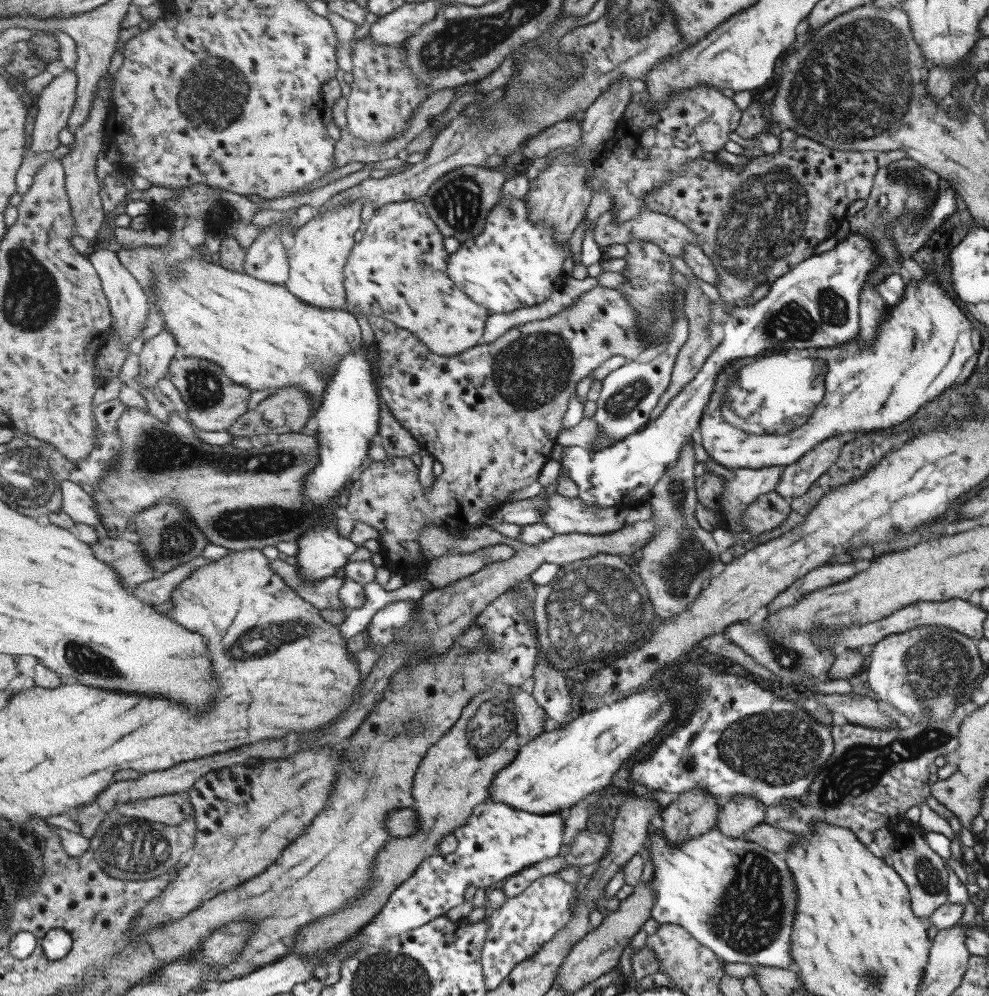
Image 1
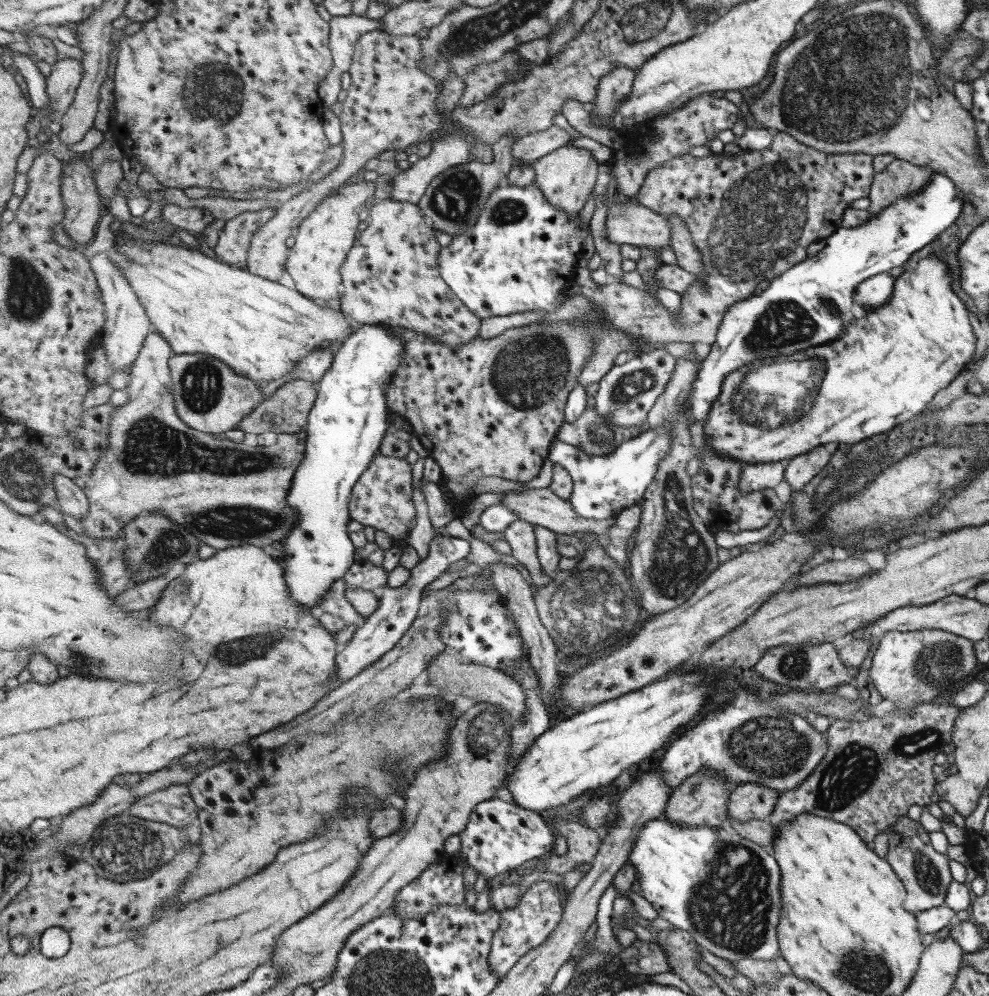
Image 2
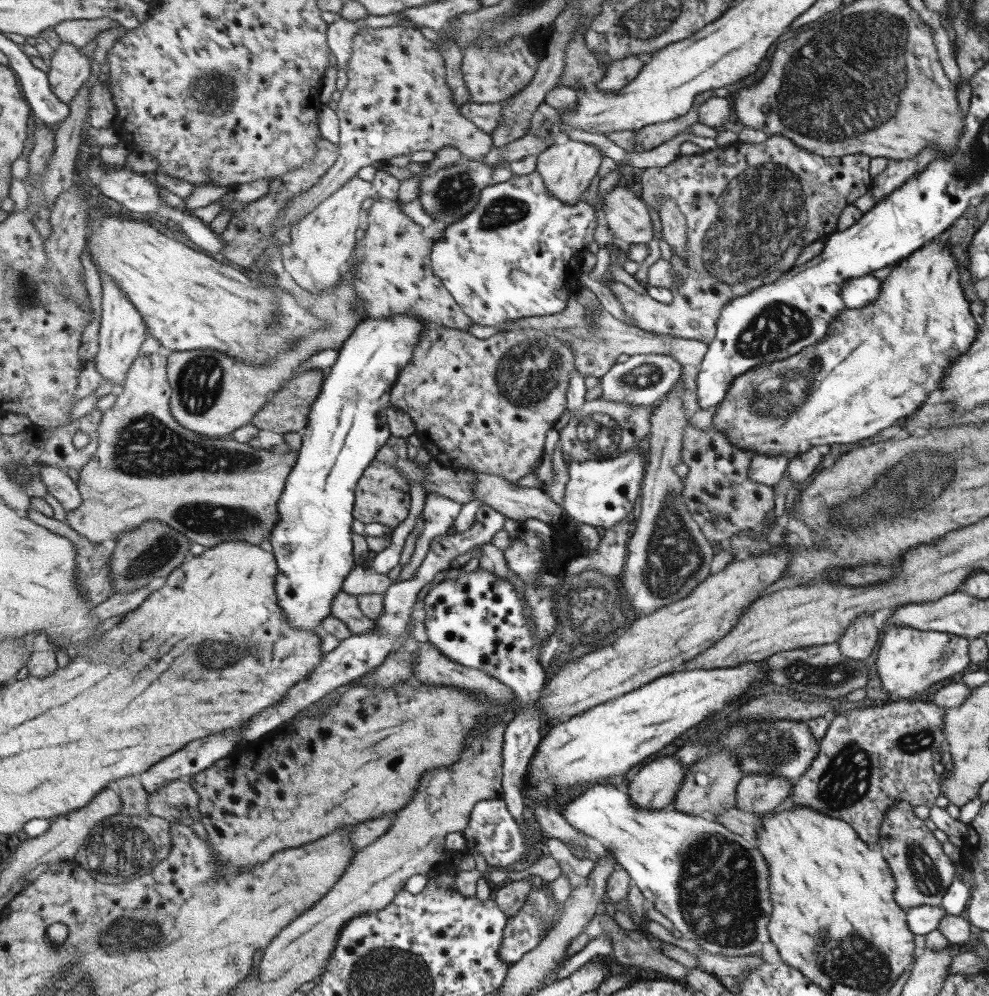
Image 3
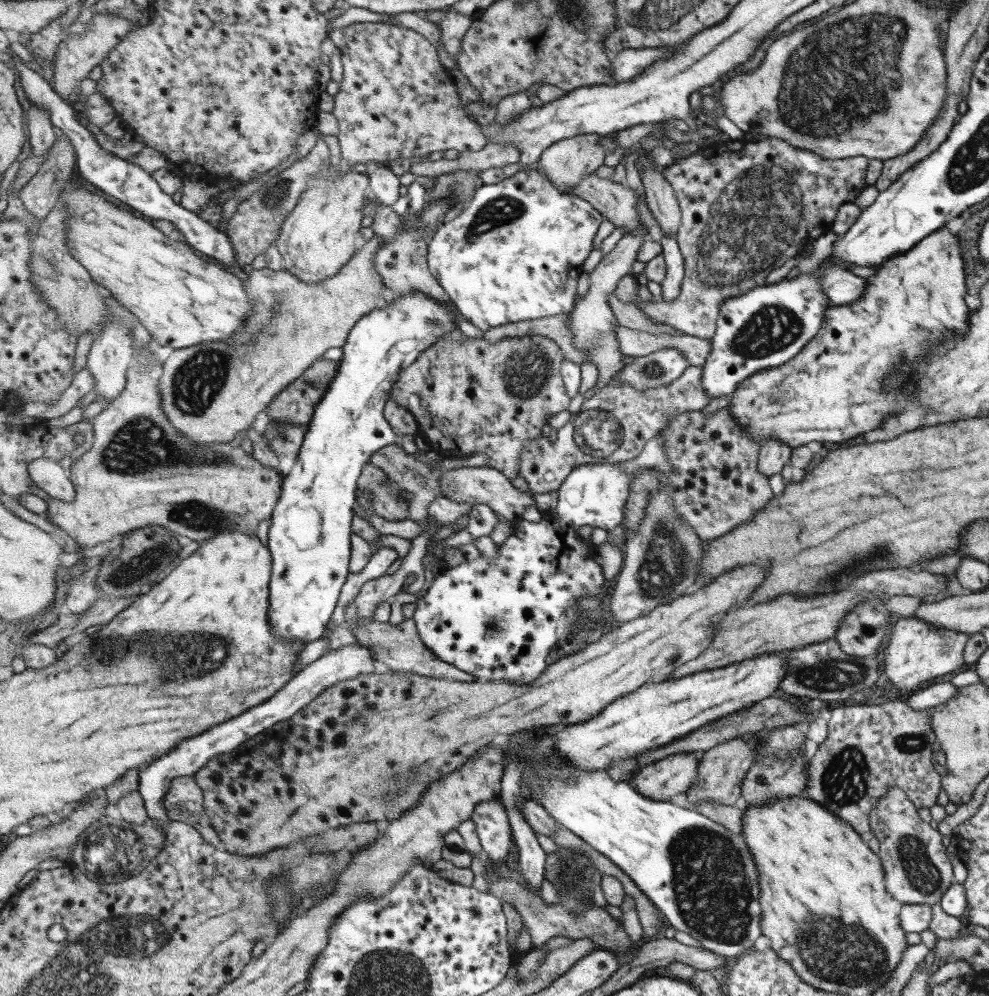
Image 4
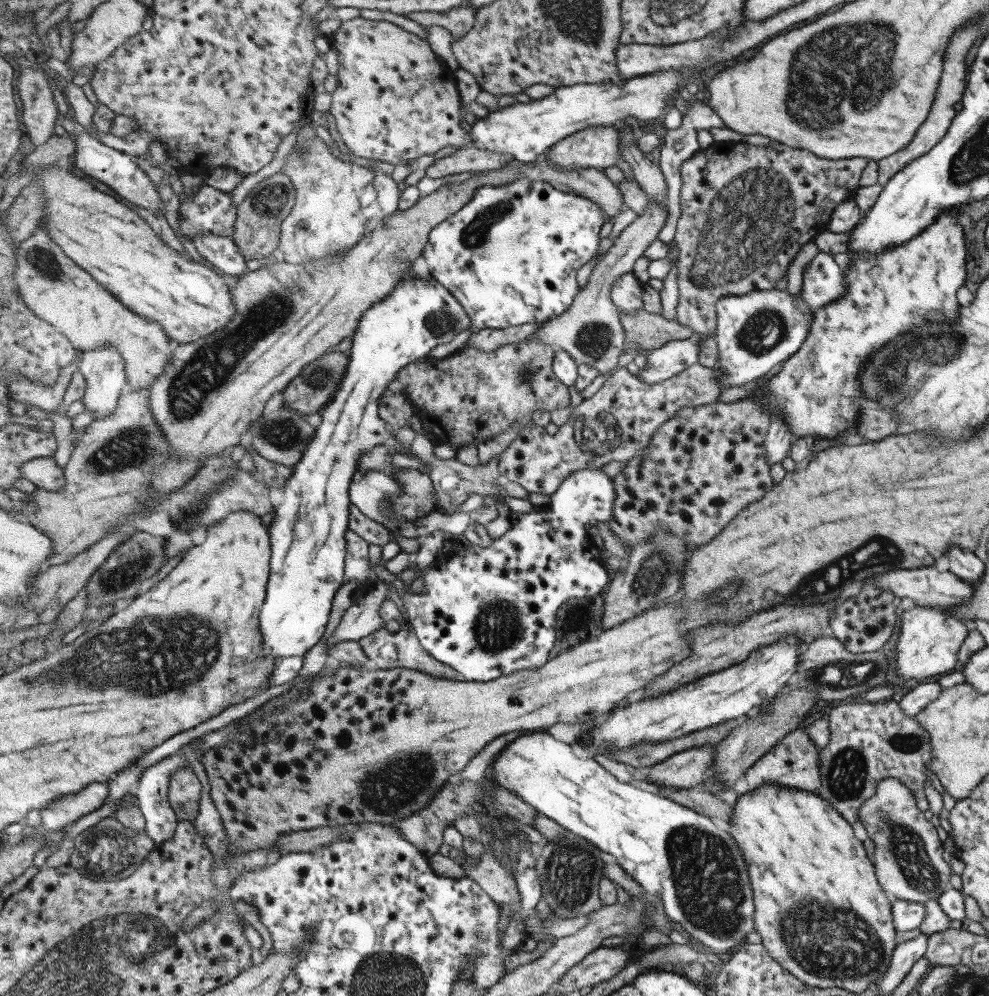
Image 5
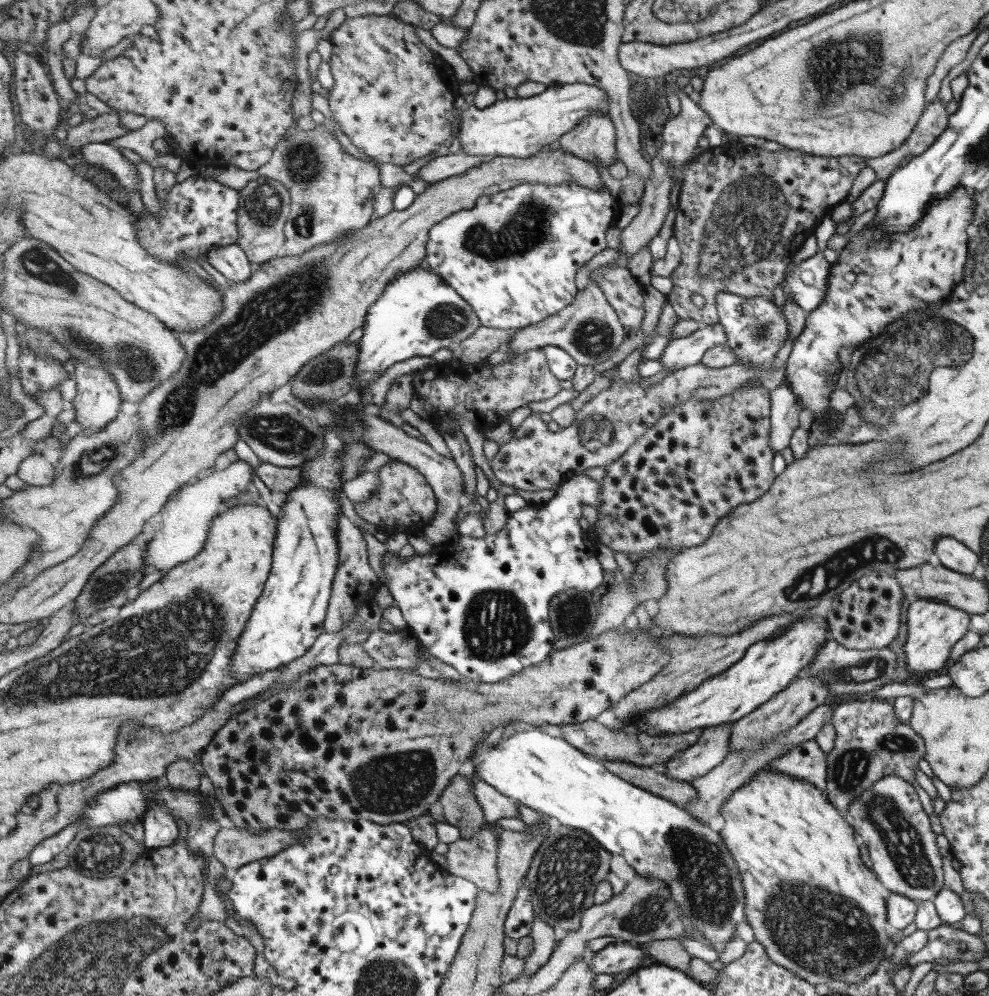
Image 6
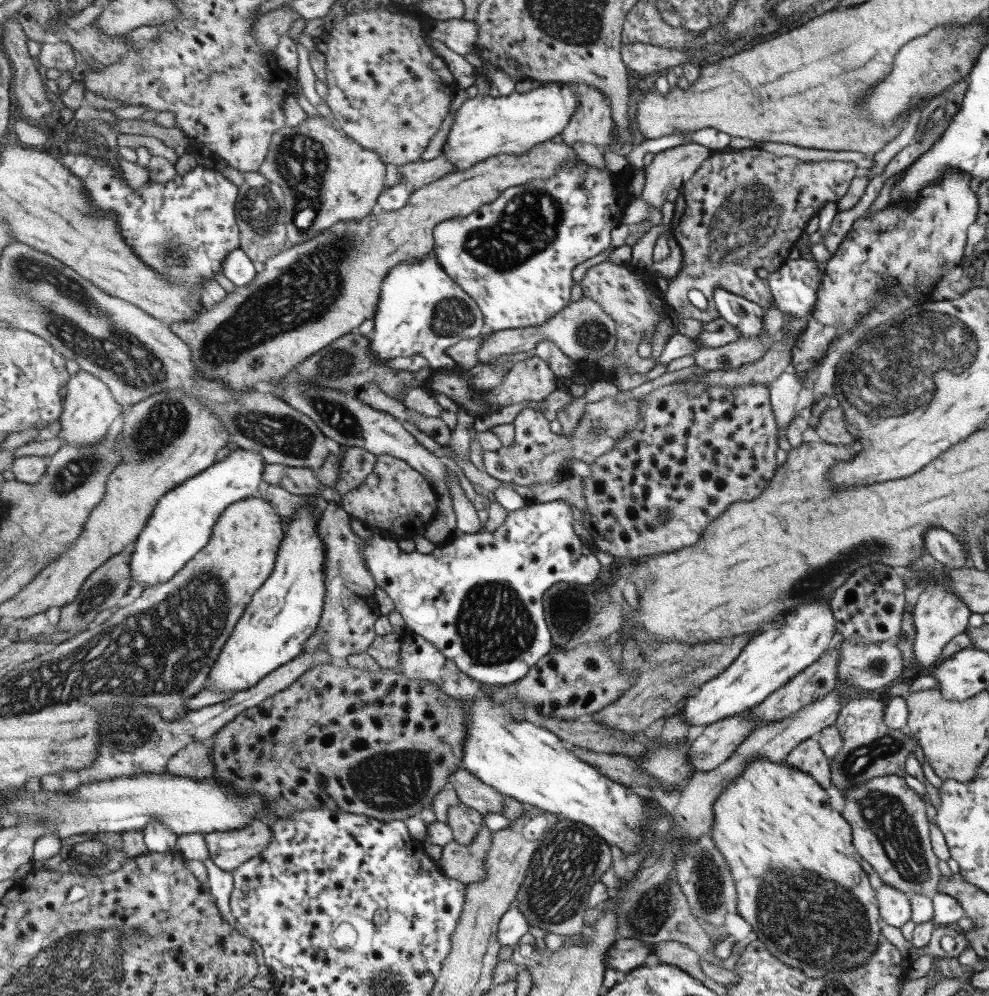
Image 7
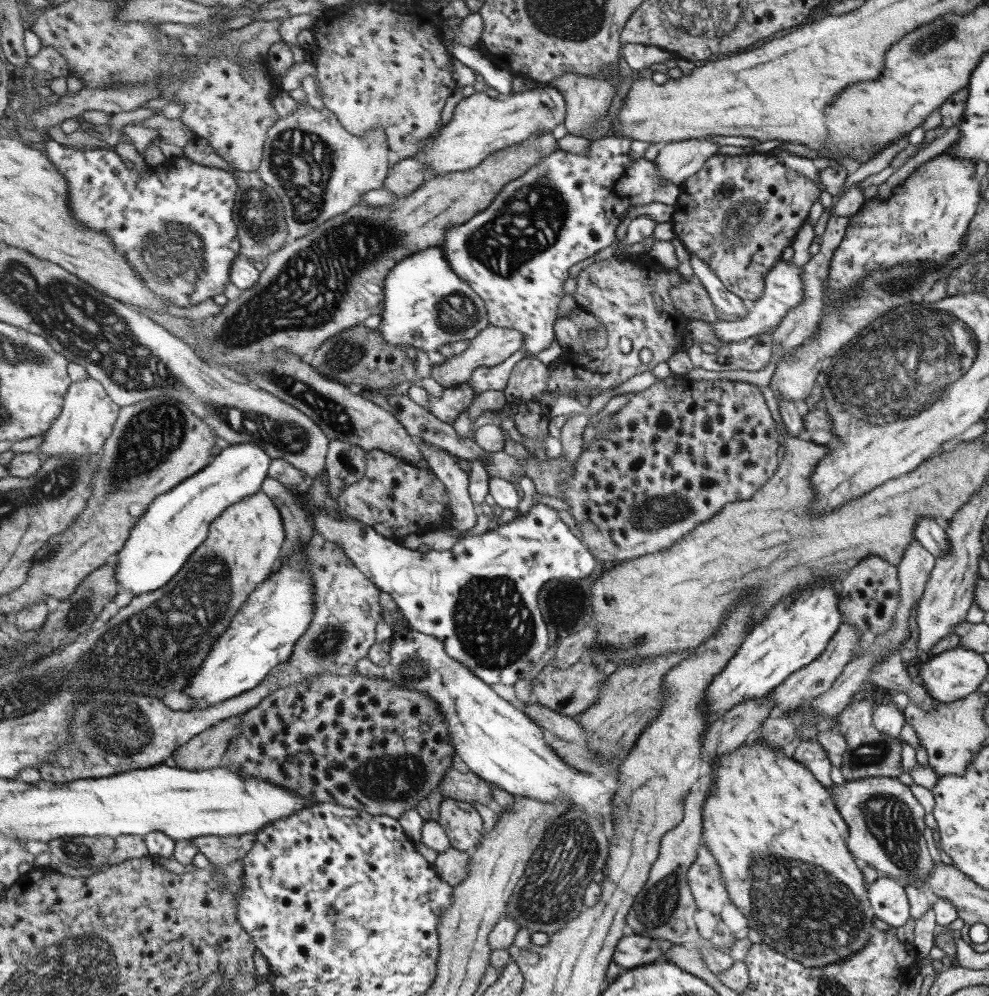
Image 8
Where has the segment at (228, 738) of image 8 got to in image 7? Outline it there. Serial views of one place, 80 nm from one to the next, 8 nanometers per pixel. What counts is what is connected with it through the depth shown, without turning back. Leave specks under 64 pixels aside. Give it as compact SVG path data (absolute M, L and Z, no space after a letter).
M215 736L188 744L181 752L175 753L174 759L166 768L173 776L185 776L193 780L205 780L215 776L213 764L213 747L216 746Z

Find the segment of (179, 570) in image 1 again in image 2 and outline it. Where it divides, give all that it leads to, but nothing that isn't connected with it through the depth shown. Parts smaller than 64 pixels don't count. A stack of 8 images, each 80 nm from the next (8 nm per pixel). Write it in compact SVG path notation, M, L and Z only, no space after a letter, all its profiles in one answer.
M161 576L133 585L129 590L117 596L118 606L122 610L137 610L137 612L145 613L149 608L157 604L161 593L171 581L167 581Z

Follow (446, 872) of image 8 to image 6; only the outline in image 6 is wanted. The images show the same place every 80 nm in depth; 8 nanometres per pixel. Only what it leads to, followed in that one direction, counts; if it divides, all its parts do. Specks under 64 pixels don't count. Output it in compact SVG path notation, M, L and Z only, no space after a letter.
M490 823L471 839L459 839L448 845L445 857L449 874L475 882L479 890L497 894L501 888L497 872L498 840Z

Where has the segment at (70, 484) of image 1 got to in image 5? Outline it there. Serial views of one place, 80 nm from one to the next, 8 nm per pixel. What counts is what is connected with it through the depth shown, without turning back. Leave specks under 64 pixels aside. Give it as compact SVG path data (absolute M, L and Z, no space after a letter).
M39 457L26 462L22 473L22 478L34 483L37 488L46 488L50 491L60 491L66 483L64 468L59 467L53 457Z

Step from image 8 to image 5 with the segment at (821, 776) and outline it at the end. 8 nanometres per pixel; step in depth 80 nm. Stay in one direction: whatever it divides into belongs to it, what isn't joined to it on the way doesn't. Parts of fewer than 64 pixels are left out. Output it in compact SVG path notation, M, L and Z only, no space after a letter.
M804 728L788 732L774 745L771 751L765 753L745 771L744 777L747 782L745 794L753 794L755 788L763 788L763 786L783 786L783 788L815 792L819 788L817 754L818 752L813 747L813 741L807 736Z

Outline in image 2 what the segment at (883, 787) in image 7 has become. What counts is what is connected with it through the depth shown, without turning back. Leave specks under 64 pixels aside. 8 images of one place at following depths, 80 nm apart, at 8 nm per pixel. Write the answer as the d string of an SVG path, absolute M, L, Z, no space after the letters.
M902 815L884 833L887 834L884 859L903 885L905 892L903 908L915 914L937 905L943 905L948 885L952 881L947 866L948 858L947 855L935 852L925 828L918 821L909 820L906 815Z

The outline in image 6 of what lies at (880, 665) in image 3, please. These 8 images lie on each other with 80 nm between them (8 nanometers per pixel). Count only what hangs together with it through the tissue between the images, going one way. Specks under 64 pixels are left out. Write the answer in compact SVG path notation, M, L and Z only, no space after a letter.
M916 599L907 609L907 638L905 641L905 662L910 672L937 672L950 664L950 648L970 629L969 615L948 604L931 599Z

